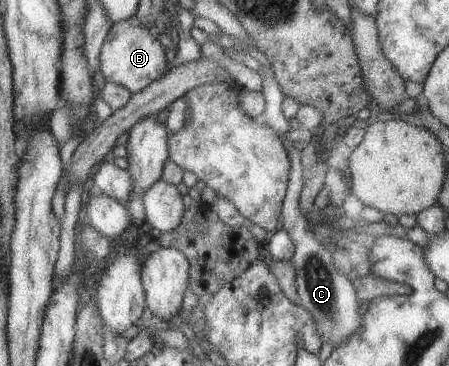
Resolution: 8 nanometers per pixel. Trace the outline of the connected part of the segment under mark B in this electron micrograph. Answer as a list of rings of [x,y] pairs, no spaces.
[[[128,17],[110,25],[109,33],[105,36],[98,55],[100,59],[99,71],[101,71],[105,82],[121,85],[130,92],[141,91],[169,69],[169,65],[165,68],[167,61],[164,48],[159,44],[157,38],[151,36],[147,26],[141,24],[140,18]]]

